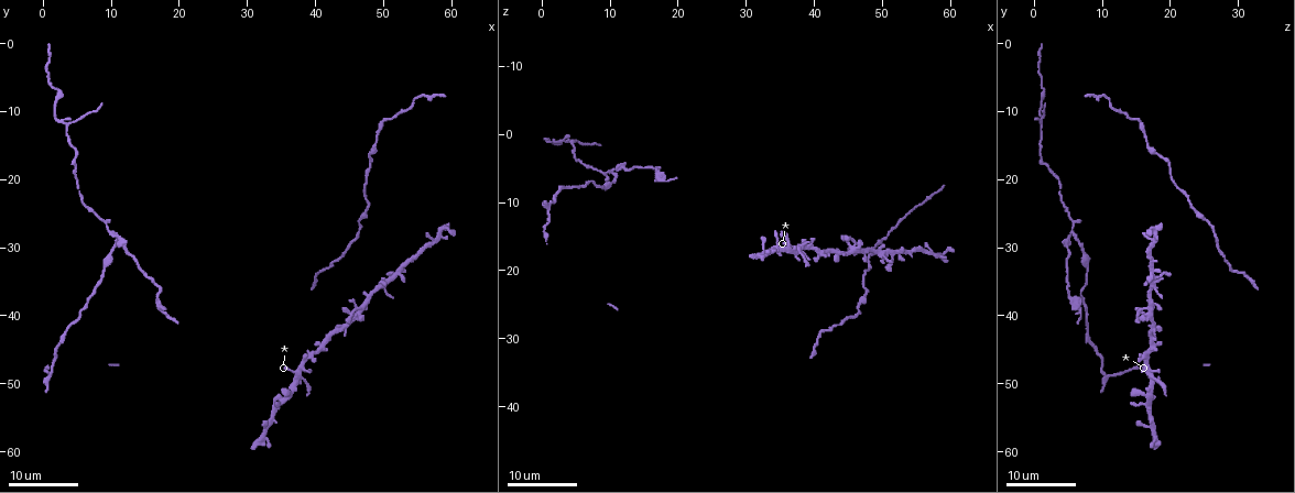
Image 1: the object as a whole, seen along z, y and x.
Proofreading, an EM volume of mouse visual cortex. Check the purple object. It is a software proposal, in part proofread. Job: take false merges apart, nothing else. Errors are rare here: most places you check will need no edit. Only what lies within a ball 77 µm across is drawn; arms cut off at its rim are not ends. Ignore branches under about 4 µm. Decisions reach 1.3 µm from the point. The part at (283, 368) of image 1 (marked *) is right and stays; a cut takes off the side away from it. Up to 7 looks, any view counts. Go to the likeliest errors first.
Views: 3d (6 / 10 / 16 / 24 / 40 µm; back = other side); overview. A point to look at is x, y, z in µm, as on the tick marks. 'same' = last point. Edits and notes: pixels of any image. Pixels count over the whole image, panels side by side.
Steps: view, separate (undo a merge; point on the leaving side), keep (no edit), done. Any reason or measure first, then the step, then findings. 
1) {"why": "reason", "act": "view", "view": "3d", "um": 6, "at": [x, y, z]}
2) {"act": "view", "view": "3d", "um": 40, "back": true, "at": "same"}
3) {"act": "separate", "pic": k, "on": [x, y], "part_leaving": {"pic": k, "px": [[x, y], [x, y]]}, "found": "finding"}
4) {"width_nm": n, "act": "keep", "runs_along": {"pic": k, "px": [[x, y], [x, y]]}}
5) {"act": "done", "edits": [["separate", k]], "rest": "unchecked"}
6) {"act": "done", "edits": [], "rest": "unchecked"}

{"act": "view", "view": "3d", "um": 24, "at": [37.5, 48.5, 17.5]}

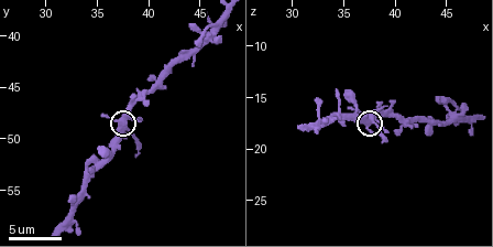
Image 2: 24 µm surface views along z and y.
{"act": "view", "view": "3d", "um": 6, "at": [37.8, 48.2, 17.0]}

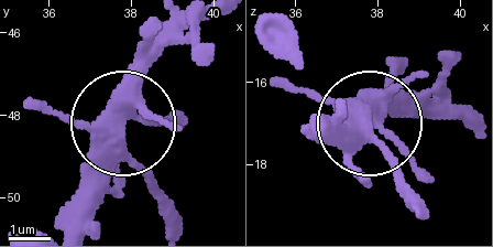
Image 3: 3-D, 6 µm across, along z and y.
{"side_arm_um": 38, "act": "keep", "runs_along": {"pic": 3, "px": [[24, 99], [123, 124], [127, 141], [98, 183], [91, 225]]}, "found": "one cell here"}

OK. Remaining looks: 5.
{"why": "side arm on a straight run", "act": "view", "view": "3d", "um": 24, "at": [10.5, 27.5, 5.5]}

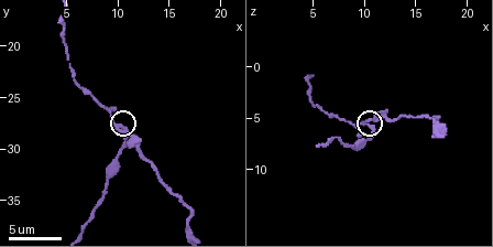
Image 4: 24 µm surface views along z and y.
{"act": "view", "view": "3d", "um": 10, "at": [10.4, 27.8, 5.8]}

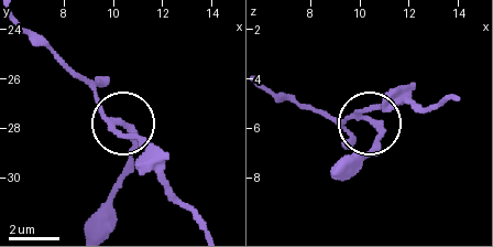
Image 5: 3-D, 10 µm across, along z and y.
{"arms": 3, "act": "separate", "pic": 5, "on": [142, 140], "part_leaving": {"pic": 5, "px": [[361, 109], [409, 103], [435, 107], [453, 97]]}, "found": "a second cell is stuck on"}

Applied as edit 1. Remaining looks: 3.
{"why": "arms part here", "act": "view", "view": "3d", "um": 16, "at": [51.5, 34.0, 18.0]}

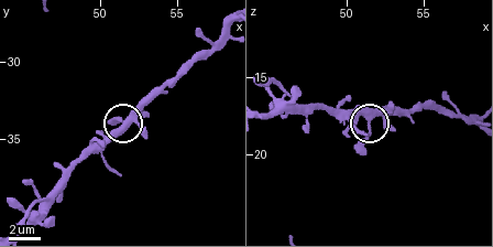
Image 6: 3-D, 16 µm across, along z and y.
{"act": "view", "view": "3d", "um": 6, "at": [51.4, 34.4, 17.8]}

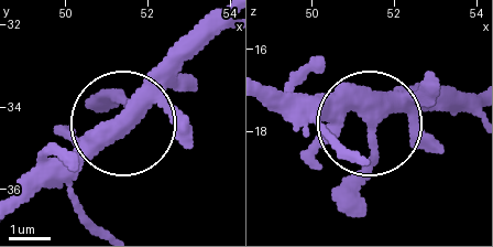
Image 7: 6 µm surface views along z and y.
{"width_nm": 290, "act": "keep", "runs_along": {"pic": 7, "px": [[266, 92], [329, 92], [372, 116], [414, 113], [441, 95]]}, "found": "continuous, no second cell"}

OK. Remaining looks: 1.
{"act": "done", "edits": [["separate", 5]], "rest": "unchecked"}

